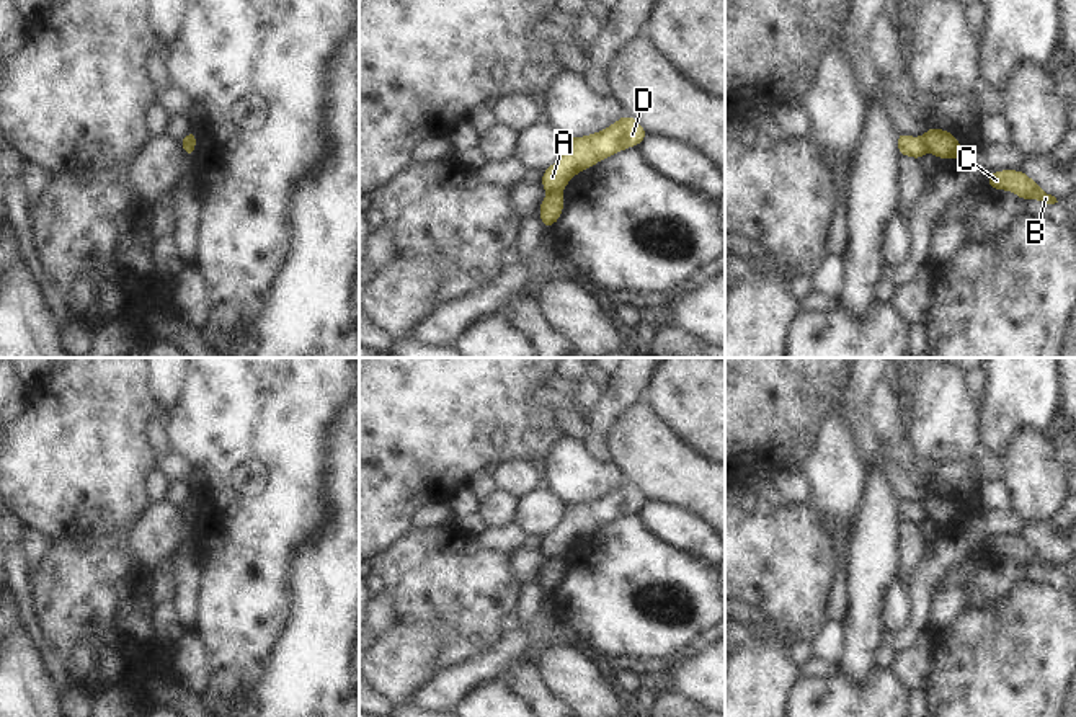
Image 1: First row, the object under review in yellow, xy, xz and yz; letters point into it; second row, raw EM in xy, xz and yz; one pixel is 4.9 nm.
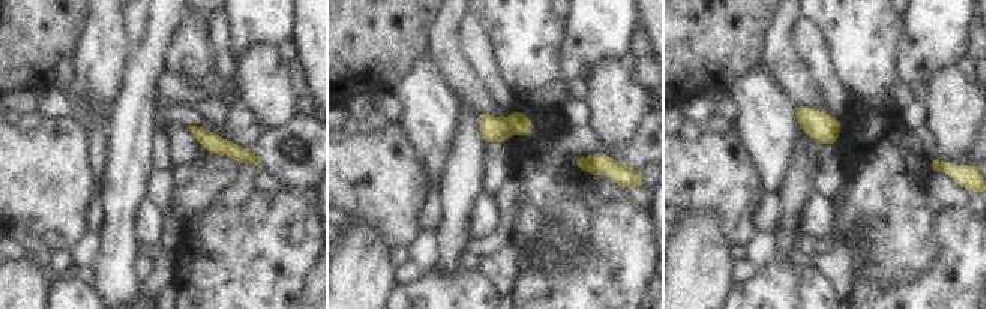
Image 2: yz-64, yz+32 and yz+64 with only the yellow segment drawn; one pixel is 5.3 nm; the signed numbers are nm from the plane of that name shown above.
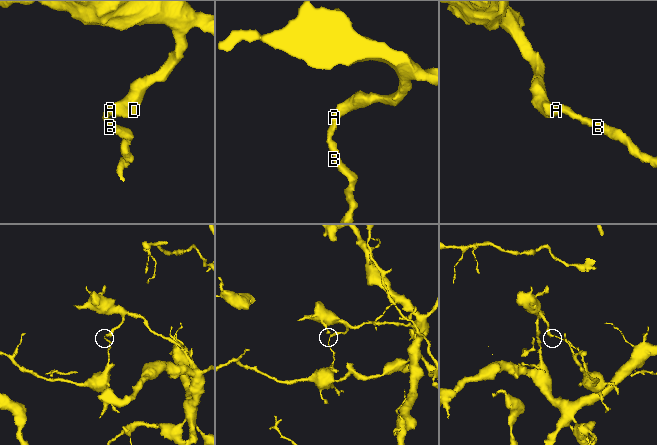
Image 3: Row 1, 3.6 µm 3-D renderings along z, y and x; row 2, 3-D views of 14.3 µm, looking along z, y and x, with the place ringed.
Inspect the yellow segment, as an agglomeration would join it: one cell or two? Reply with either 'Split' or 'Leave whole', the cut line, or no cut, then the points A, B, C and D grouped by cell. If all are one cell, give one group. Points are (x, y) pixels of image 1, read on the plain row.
Split. Split along yz (921, 502), (928, 516). Groups: A D / B C

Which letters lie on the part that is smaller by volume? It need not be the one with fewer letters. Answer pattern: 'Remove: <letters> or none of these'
Remove: B, C

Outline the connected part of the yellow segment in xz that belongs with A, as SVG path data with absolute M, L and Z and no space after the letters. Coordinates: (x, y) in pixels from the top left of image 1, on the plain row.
M625 480L594 500L567 503L560 524L544 536L540 550L547 559L562 557L576 539L629 513L638 513L647 501L642 490Z

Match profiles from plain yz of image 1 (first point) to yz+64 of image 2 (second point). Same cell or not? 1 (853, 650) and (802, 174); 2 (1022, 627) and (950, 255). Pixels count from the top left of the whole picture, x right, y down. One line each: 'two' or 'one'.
1: one
2: one

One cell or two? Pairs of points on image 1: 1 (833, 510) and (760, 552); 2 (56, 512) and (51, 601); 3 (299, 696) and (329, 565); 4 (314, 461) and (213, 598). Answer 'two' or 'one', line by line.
1: two
2: two
3: one
4: one

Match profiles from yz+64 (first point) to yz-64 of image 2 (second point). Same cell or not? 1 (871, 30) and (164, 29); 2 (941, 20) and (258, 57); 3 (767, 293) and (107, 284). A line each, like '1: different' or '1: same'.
1: different
2: different
3: different

